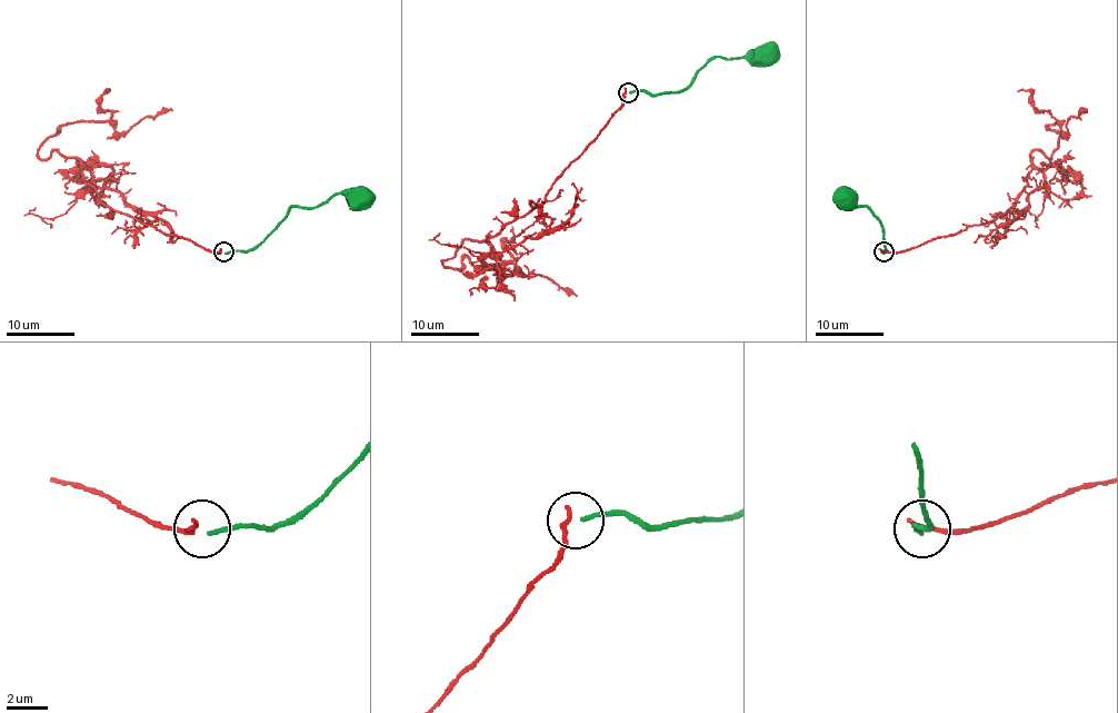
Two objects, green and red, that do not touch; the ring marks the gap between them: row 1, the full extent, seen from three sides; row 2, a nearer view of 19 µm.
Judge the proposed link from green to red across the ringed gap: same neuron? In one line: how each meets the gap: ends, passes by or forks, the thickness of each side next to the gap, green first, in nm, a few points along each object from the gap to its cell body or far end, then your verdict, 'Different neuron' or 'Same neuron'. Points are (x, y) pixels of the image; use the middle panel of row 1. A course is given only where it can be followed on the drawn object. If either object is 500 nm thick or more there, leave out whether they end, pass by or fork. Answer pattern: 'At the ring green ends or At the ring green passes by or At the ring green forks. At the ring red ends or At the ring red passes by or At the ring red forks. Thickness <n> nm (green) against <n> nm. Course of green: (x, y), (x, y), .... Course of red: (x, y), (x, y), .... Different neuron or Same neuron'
At the ring green ends. At the ring red ends. Thickness 200 nm (green) against 280 nm. Course of green: (629, 92), (680, 92), (716, 57), (757, 58), (762, 63), (769, 61), (767, 58). Course of red: (626, 92), (539, 205), (442, 260), (458, 269), (467, 257), (475, 266), (547, 276), (577, 296). Different neuron

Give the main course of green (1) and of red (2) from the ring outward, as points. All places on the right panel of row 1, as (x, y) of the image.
1: (884, 253), (884, 226), (866, 207), (848, 207), (849, 194), (855, 198), (849, 198)
2: (884, 251), (990, 223), (1026, 185), (1032, 151), (1050, 159), (1058, 146), (1048, 126), (1067, 132), (1087, 110)

